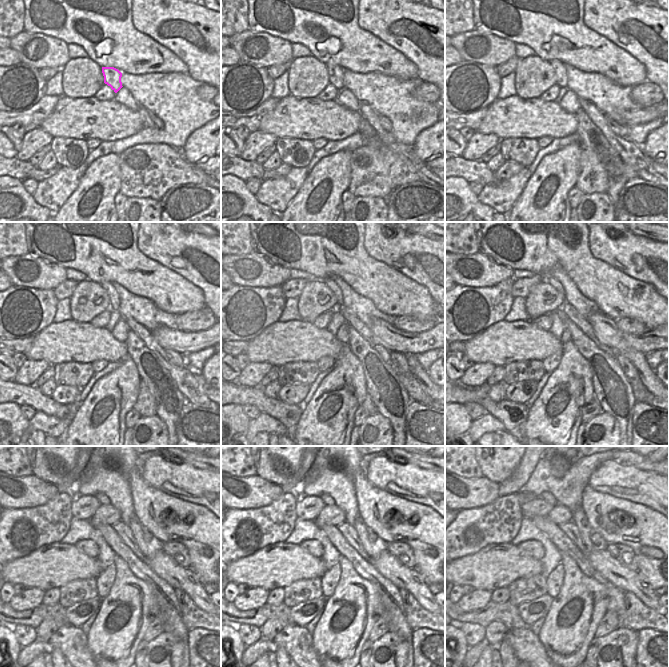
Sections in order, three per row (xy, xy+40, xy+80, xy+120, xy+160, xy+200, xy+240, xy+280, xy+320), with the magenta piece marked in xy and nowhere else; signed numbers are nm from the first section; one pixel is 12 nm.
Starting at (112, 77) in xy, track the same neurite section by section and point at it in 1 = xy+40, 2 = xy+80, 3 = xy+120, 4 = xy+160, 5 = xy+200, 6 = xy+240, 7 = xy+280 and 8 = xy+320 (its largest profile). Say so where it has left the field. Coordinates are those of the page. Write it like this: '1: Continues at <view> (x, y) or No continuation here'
1: Continues at xy+40 (335, 73)
2: Continues at xy+80 (560, 70)
3: Continues at xy+120 (107, 286)
4: Continues at xy+160 (330, 283)
5: Continues at xy+200 (553, 282)
6: Continues at xy+240 (102, 498)
7: Continues at xy+280 (326, 498)
8: Continues at xy+320 (548, 497).

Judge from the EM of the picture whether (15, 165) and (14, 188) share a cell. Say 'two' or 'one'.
two

